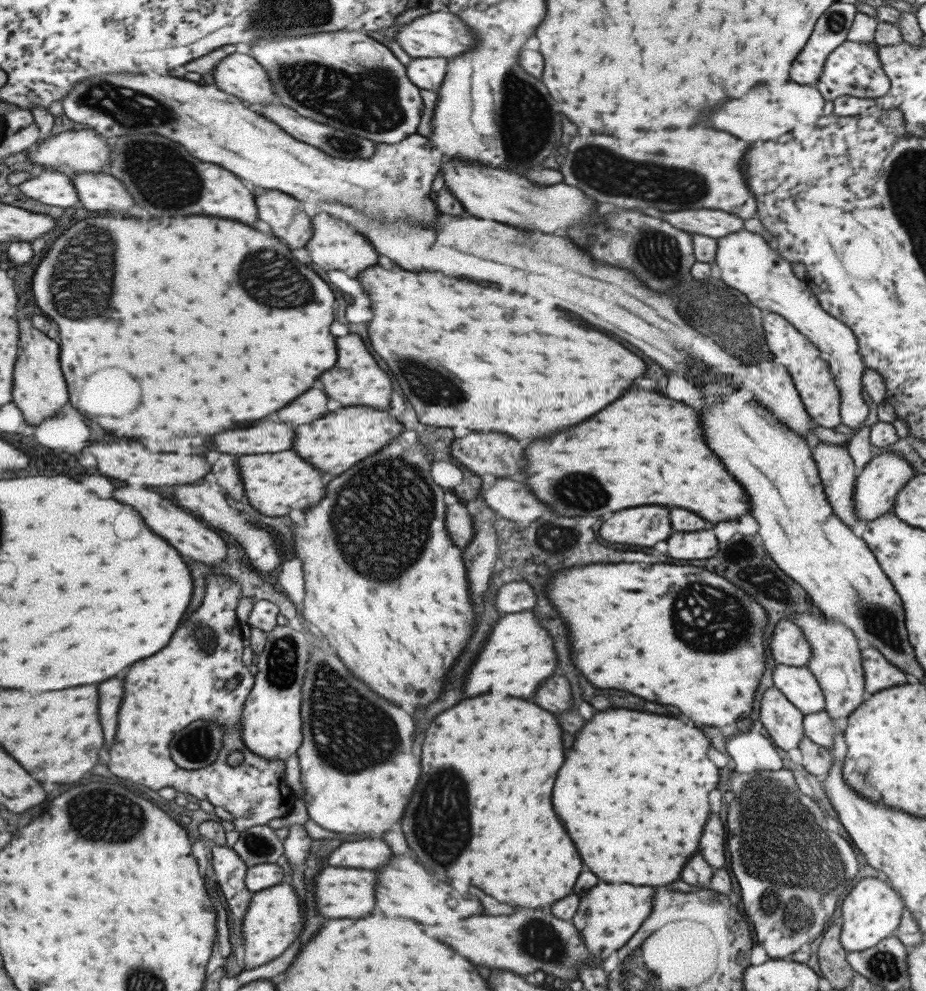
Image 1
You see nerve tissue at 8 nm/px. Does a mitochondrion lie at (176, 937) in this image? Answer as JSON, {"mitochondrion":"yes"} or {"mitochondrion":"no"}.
{"mitochondrion":"no"}

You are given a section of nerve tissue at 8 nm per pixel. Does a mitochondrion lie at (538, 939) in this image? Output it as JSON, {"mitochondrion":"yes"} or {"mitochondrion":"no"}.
{"mitochondrion":"yes"}

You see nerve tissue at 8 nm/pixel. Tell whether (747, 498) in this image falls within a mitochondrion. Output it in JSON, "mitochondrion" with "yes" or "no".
{"mitochondrion":"no"}

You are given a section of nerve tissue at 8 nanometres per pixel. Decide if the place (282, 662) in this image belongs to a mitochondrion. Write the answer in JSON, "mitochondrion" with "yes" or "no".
{"mitochondrion":"yes"}

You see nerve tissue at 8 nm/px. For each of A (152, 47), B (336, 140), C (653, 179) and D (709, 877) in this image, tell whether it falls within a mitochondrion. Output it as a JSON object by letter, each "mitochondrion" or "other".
{"A":"other","B":"mitochondrion","C":"mitochondrion","D":"other"}

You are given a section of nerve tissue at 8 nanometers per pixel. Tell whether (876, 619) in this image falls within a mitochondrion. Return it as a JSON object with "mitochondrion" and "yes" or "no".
{"mitochondrion":"yes"}

